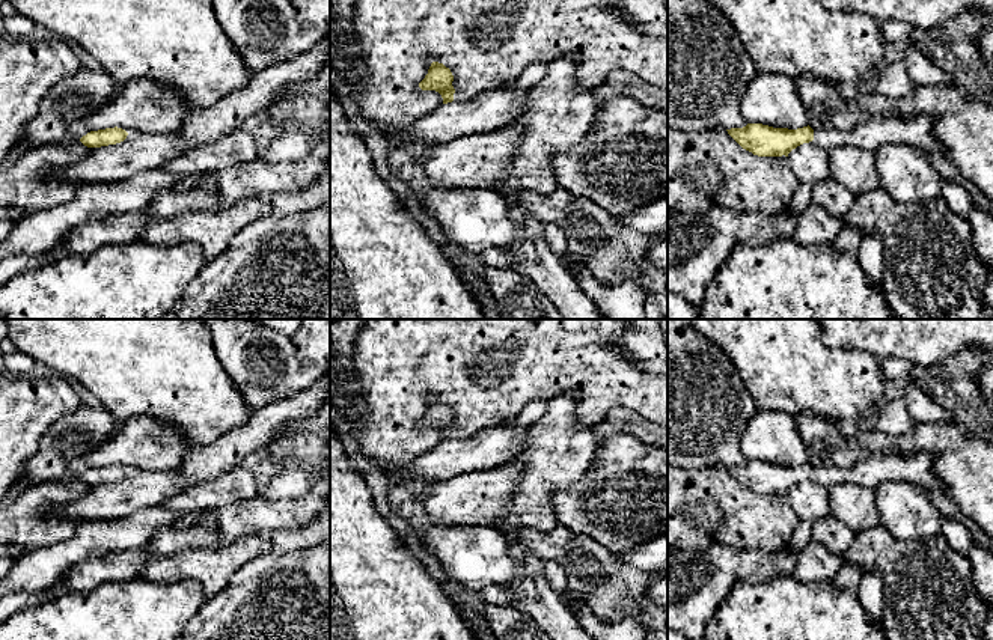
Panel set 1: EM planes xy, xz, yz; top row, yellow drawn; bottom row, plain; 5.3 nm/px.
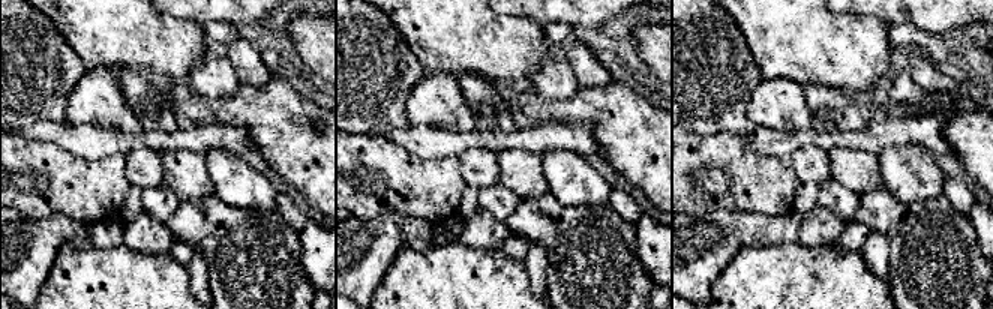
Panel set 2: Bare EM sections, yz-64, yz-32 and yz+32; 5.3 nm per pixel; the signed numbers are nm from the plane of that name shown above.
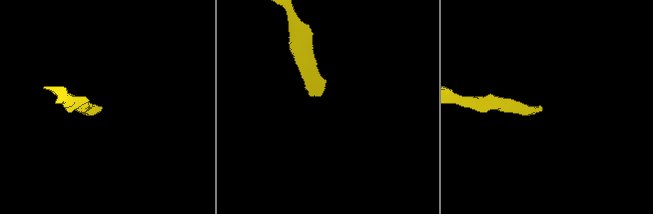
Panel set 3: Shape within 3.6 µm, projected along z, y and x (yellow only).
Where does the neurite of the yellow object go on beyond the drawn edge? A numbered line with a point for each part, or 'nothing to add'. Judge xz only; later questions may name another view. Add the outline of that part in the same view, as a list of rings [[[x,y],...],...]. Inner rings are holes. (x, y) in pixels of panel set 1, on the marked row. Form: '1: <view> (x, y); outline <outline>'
nothing to add

